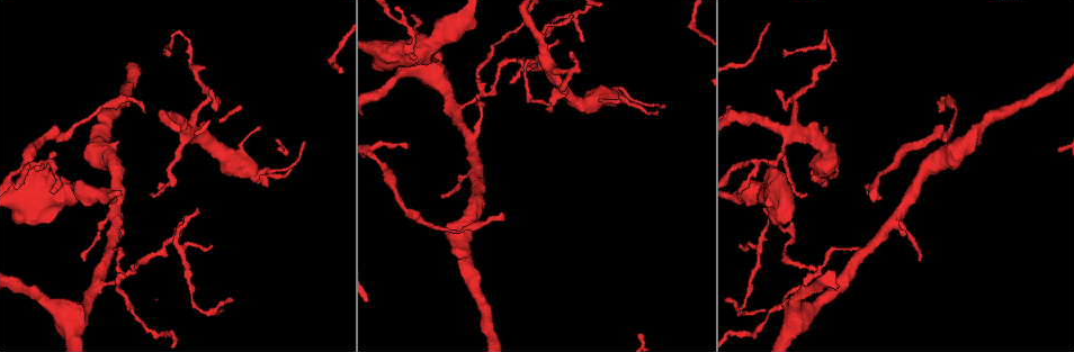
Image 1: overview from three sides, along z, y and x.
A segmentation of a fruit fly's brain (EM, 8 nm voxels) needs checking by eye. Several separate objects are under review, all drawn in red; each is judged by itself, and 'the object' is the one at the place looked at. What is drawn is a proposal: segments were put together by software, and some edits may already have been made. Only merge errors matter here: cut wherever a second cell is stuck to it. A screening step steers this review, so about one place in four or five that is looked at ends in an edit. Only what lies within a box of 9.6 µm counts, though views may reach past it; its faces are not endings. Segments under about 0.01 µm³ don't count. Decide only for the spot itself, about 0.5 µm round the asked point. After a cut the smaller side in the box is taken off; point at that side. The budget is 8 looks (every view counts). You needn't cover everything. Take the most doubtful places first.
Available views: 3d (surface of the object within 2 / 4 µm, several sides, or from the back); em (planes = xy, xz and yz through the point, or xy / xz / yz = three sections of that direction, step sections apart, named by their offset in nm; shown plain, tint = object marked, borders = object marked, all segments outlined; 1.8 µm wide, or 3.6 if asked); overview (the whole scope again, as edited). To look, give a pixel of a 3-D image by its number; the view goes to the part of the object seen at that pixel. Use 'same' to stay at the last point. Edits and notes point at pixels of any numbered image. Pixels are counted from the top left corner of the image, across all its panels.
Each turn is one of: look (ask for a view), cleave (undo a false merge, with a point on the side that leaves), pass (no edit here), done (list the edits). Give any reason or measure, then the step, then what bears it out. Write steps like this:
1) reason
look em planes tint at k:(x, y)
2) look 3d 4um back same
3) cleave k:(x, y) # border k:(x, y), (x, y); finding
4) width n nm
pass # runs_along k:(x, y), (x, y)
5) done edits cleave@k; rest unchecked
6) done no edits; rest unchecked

sudden change in width
look 3d 2um at 1:(192, 129)

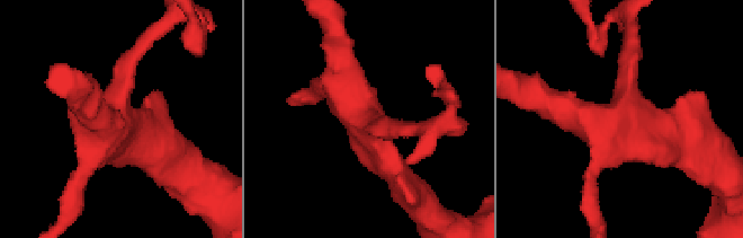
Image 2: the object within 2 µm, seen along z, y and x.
arms 4; shape alone is not enough
look em planes borders at 2:(370, 130)

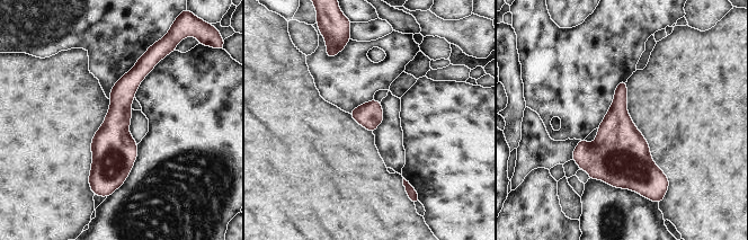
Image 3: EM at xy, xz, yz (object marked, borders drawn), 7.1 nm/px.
width 190 nm
pass # continuous, no second cell

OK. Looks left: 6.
two arms in line, one across
look 3d 4um at 1:(483, 95)

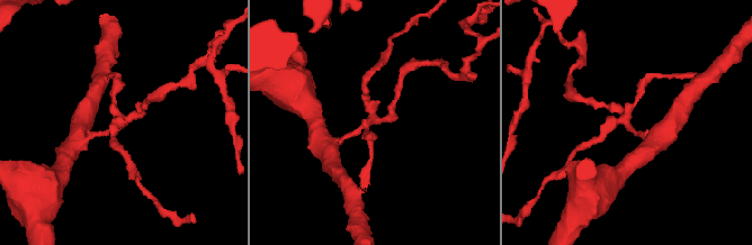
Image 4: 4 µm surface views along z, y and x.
arms 3; need the tissue
look em planes plain at 4:(625, 123)

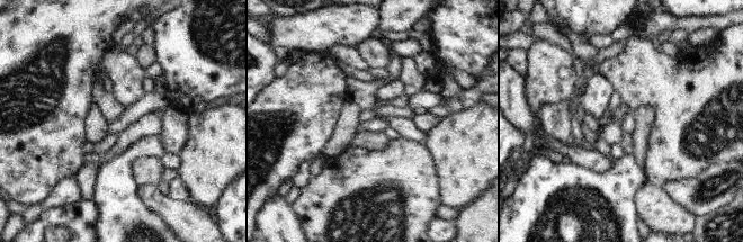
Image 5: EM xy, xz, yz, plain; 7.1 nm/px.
look em planes tint same

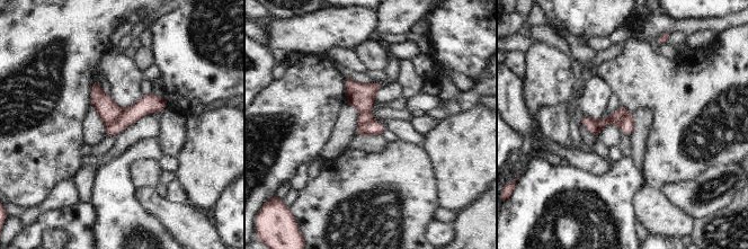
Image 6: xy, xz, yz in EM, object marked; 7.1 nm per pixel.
cleave 6:(106, 108) # a second cell is stuck on

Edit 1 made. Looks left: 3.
abrupt turn
look 3d 2um at 1:(741, 310)

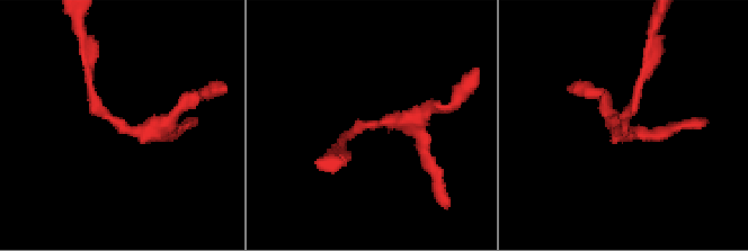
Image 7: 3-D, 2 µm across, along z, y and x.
look em planes plain at 7:(121, 125)

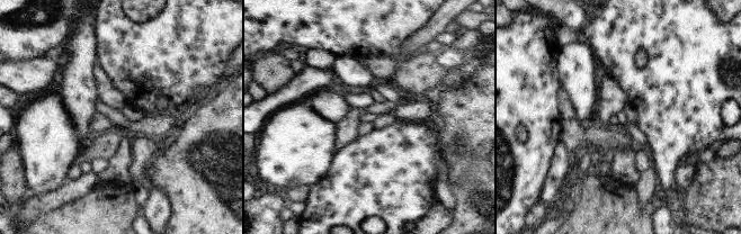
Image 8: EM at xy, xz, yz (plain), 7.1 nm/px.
look em planes tint same

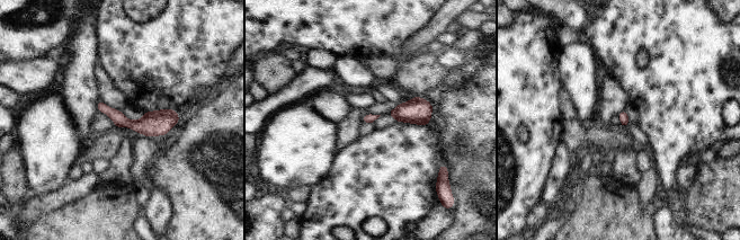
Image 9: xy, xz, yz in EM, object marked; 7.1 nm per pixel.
width 70 nm
pass # runs_along 9:(99, 105), (130, 124), (176, 118); all the same cell

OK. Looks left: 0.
done edits cleave@6; rest unchecked

